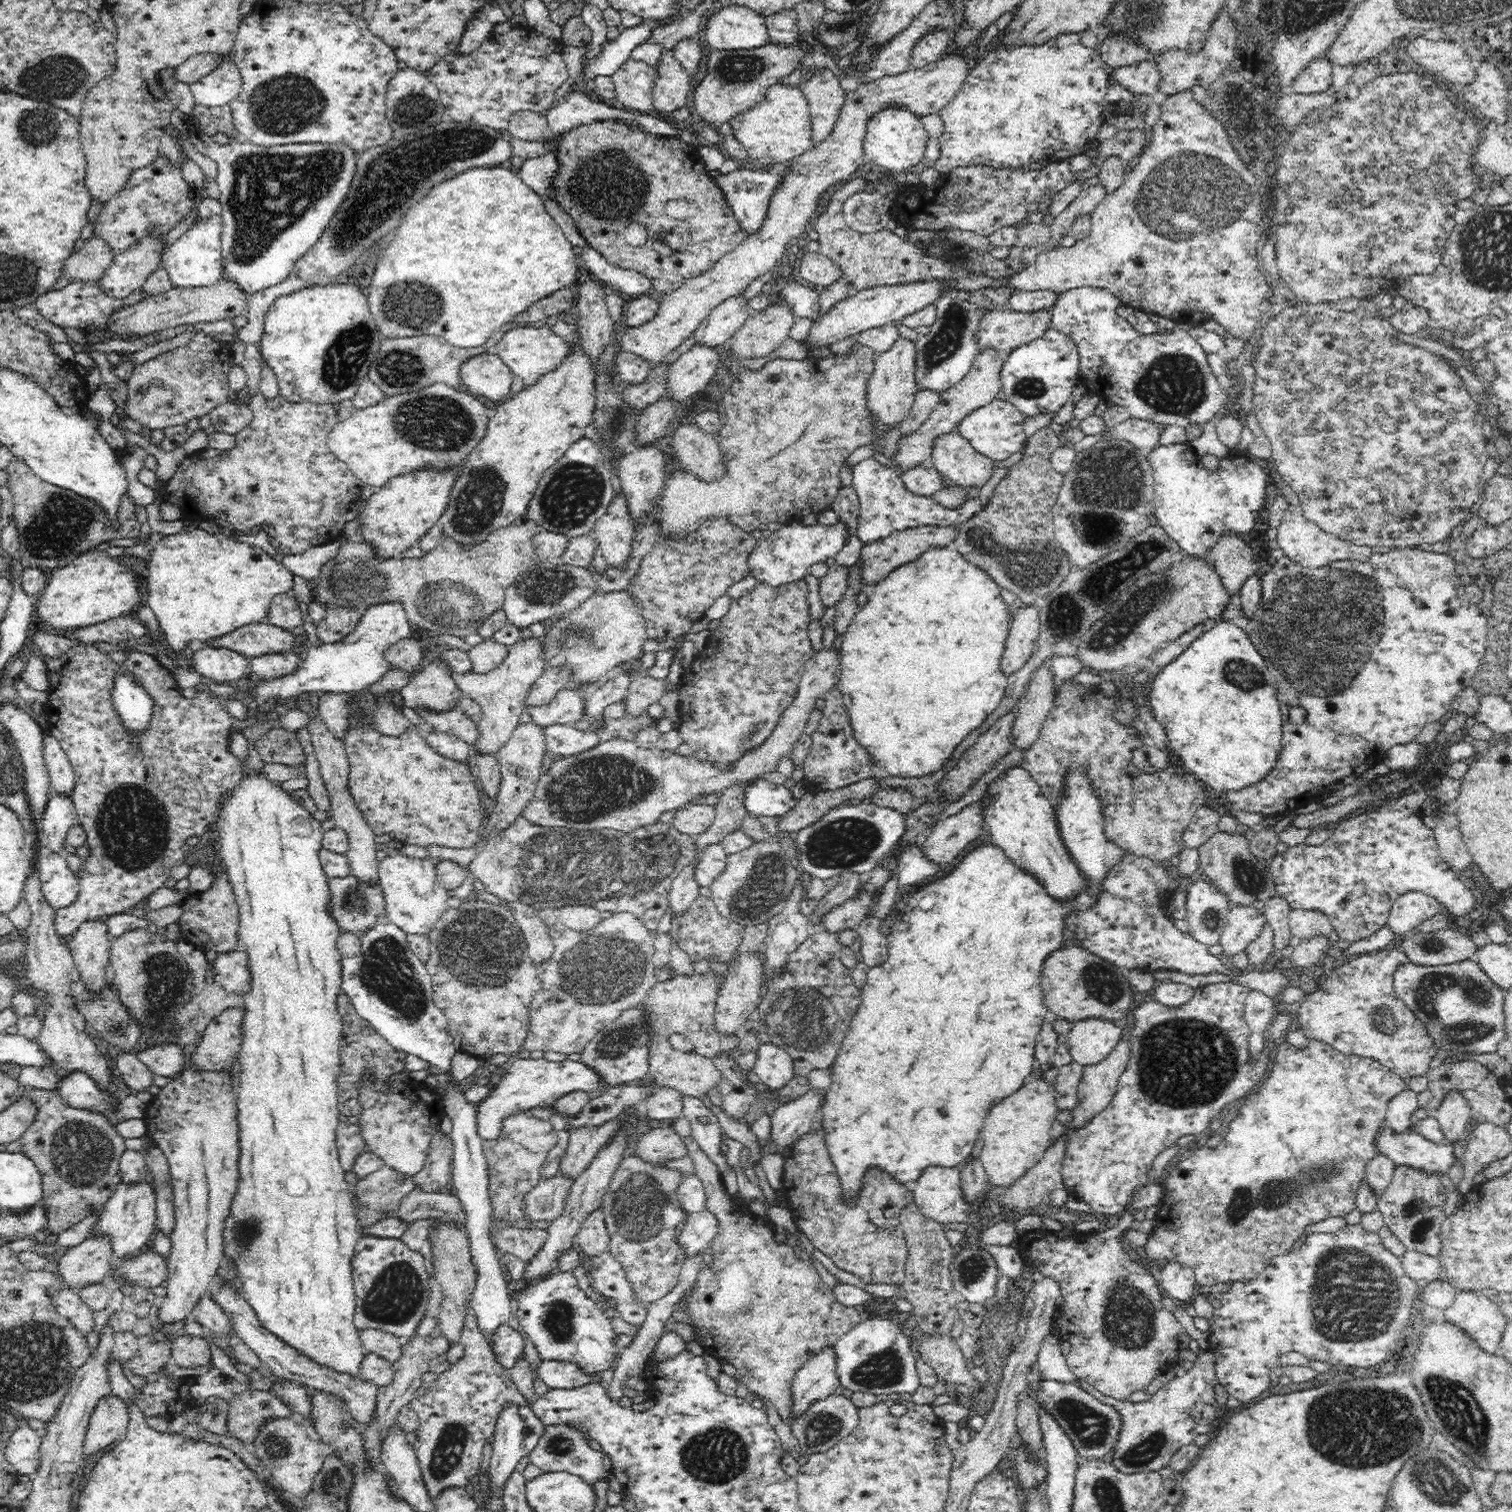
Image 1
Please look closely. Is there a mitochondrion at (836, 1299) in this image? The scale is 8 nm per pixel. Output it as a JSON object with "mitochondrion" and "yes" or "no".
{"mitochondrion":"no"}

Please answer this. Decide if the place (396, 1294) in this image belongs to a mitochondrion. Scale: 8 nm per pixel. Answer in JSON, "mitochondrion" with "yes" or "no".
{"mitochondrion":"yes"}

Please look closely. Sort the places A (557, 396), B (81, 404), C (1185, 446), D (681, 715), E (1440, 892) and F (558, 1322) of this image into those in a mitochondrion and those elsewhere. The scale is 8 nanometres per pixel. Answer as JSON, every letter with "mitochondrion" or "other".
{"A":"other","B":"other","C":"other","D":"other","E":"other","F":"mitochondrion"}

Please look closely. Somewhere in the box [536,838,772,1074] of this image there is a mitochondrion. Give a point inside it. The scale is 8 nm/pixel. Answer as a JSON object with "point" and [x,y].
{"point":[606,970]}

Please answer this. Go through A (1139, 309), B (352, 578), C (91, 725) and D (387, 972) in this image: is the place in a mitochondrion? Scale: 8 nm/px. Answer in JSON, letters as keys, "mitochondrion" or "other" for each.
{"A":"other","B":"mitochondrion","C":"other","D":"mitochondrion"}

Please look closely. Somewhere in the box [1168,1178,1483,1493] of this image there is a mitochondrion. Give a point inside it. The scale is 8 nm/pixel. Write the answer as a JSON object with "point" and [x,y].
{"point":[1366,1427]}

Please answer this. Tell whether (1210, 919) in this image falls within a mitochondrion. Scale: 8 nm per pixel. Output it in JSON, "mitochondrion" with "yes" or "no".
{"mitochondrion":"yes"}

